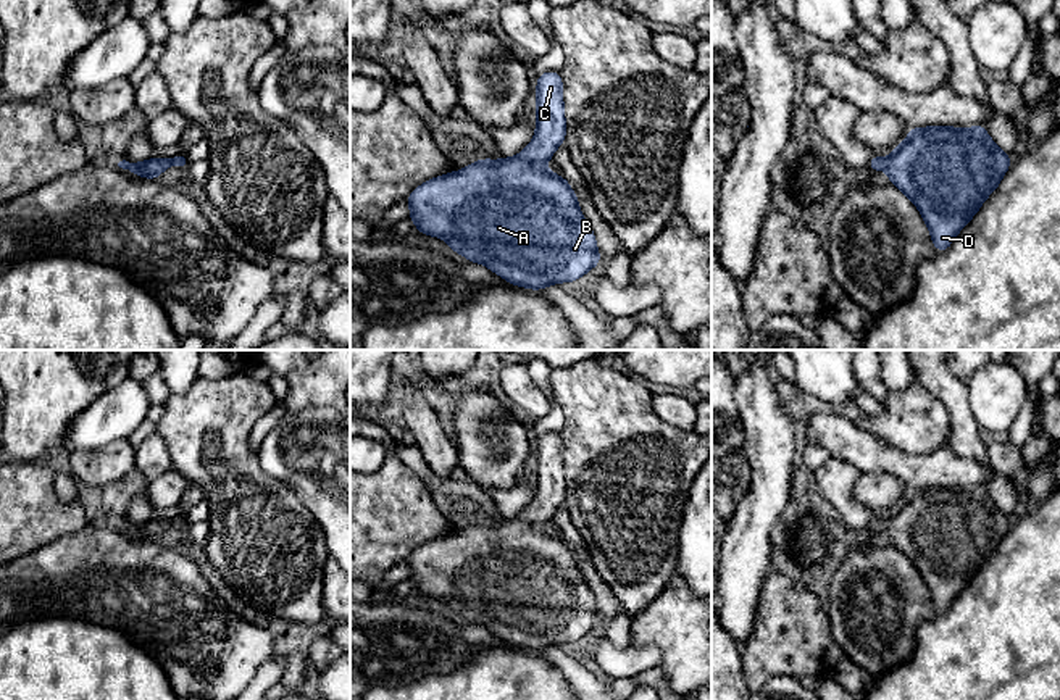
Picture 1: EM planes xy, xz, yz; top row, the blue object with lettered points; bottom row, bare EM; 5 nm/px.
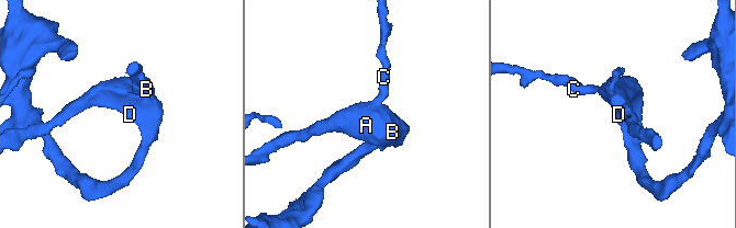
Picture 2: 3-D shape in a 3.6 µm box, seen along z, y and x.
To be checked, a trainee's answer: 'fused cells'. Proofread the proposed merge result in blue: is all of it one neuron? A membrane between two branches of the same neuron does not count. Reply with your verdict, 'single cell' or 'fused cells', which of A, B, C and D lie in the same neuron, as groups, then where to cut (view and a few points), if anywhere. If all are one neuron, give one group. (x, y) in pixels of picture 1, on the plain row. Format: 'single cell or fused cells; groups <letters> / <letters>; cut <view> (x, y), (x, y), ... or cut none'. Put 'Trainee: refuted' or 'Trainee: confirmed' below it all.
single cell; groups A B C D; cut none
Trainee: refuted

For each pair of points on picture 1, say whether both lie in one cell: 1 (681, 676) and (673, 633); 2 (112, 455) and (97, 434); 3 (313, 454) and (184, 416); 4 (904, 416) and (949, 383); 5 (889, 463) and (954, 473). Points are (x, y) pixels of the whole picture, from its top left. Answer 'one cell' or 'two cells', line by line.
1: one cell
2: two cells
3: two cells
4: two cells
5: one cell

